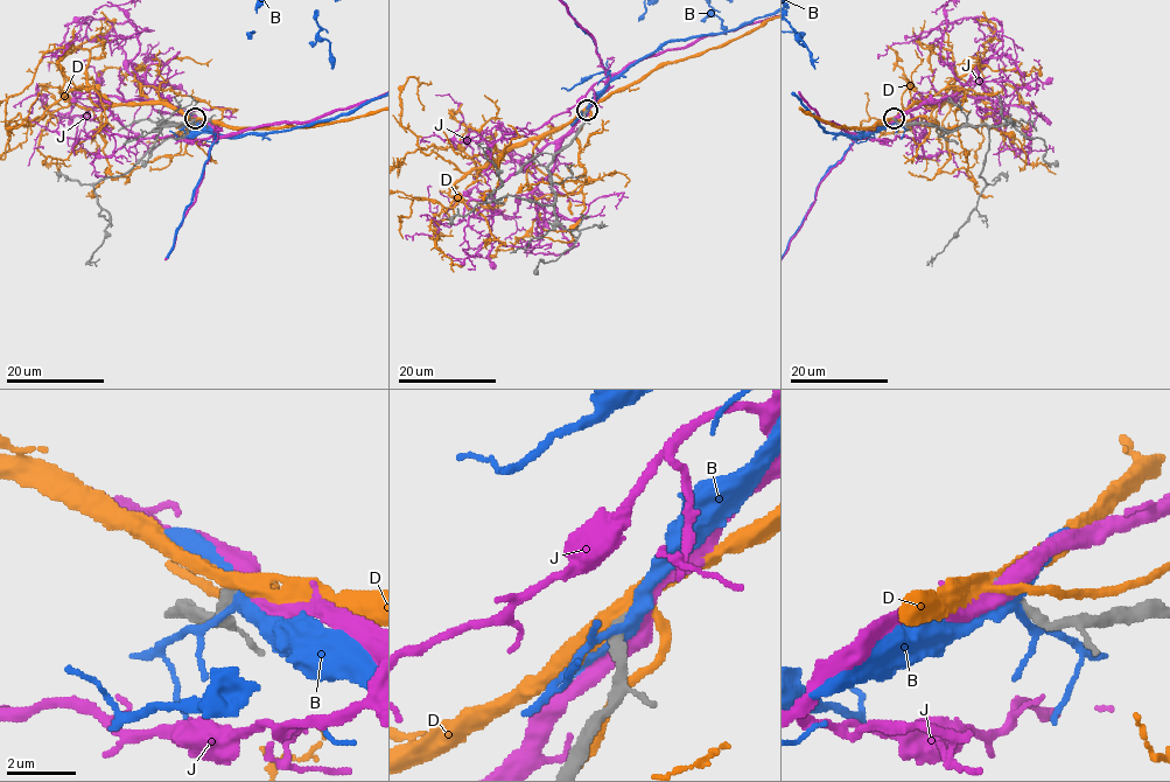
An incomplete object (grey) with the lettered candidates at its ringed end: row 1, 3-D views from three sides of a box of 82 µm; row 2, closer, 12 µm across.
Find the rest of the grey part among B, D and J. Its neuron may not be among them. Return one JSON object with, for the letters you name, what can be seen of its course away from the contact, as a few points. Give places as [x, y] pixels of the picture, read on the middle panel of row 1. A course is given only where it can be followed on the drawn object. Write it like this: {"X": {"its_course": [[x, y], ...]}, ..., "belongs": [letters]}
{"belongs": []}

